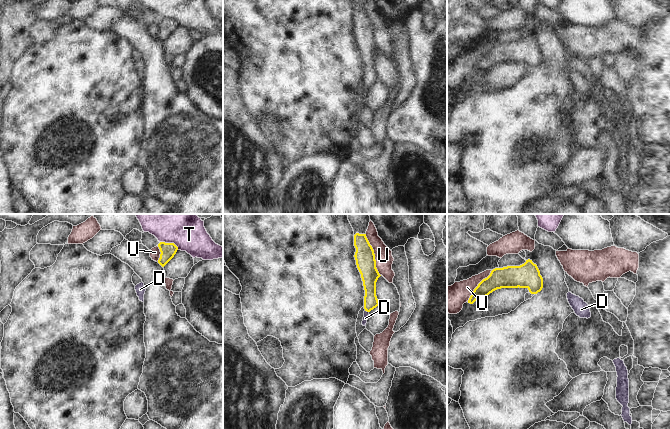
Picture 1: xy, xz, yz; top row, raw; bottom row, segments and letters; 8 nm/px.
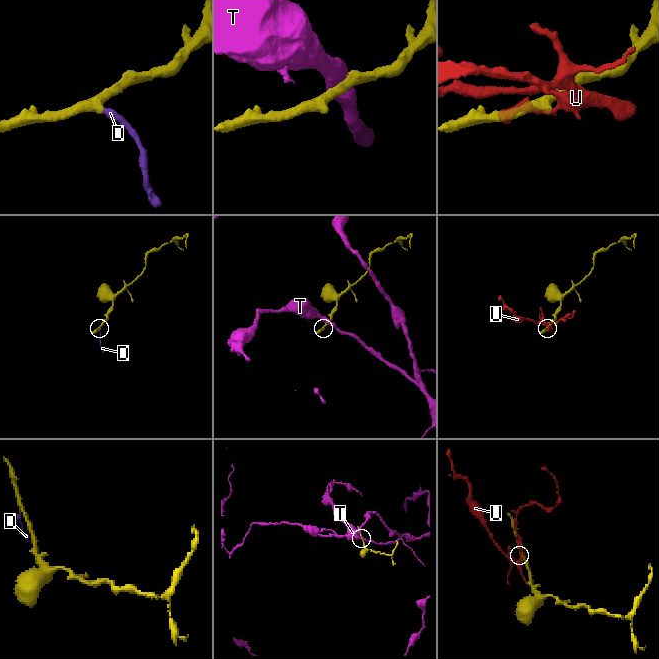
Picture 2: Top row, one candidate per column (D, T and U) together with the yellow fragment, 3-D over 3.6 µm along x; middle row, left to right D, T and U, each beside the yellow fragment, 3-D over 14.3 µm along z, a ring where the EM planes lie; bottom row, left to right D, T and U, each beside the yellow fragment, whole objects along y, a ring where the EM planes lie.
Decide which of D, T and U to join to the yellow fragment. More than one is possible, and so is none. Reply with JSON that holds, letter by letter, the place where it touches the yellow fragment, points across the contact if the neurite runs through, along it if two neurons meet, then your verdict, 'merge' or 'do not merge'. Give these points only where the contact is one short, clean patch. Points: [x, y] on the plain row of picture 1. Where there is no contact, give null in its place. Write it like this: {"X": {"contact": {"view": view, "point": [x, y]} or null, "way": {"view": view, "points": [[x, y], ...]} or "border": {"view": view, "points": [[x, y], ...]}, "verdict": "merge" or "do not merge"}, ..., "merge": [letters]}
{"D": {"contact": {"view": "xz", "point": [367, 87]}, "way": {"view": "xz", "points": [[369, 56], [369, 81], [367, 87], [365, 94]]}, "verdict": "merge"}, "T": {"contact": {"view": "xy", "point": [170, 19]}, "border": {"view": "xy", "points": [[160, 17], [173, 19], [178, 25]]}, "verdict": "do not merge"}, "U": {"contact": {"view": "xz", "point": [374, 31]}, "verdict": "do not merge"}, "merge": ["D"]}

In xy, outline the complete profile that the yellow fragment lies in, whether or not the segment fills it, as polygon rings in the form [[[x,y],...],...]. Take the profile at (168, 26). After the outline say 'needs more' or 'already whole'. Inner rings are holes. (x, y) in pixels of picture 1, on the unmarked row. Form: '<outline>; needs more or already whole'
[[[160,18],[158,20],[158,23],[160,25],[160,34],[158,36],[158,39],[164,43],[176,30],[178,23],[174,19],[165,19]]]; already whole

